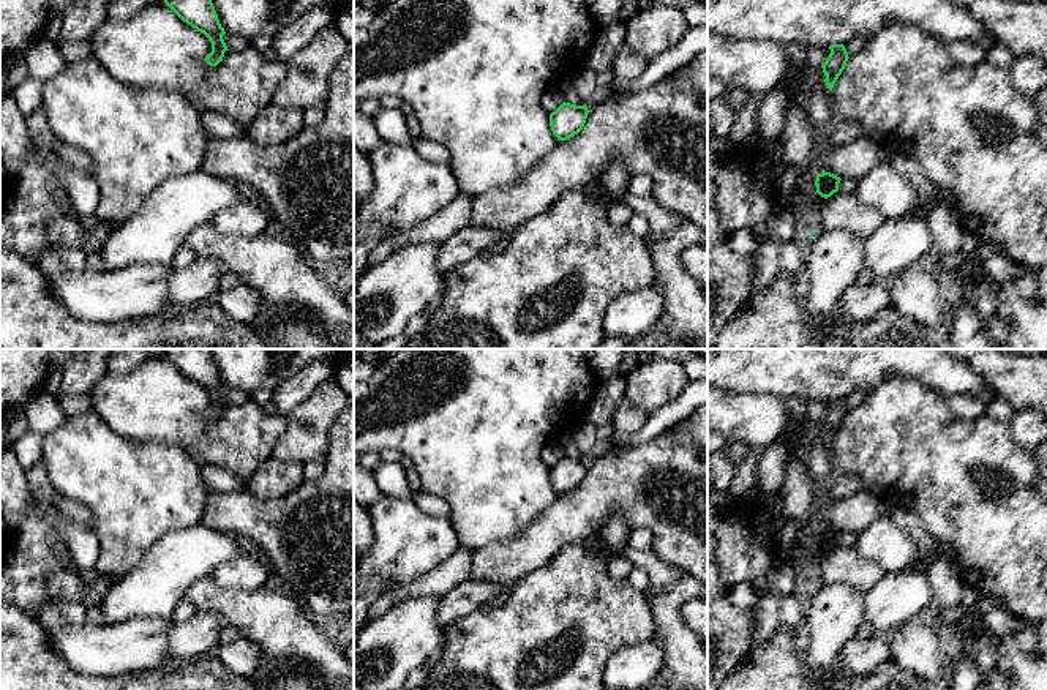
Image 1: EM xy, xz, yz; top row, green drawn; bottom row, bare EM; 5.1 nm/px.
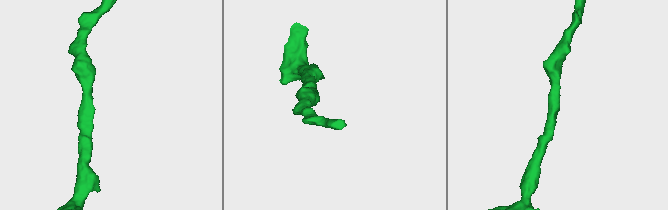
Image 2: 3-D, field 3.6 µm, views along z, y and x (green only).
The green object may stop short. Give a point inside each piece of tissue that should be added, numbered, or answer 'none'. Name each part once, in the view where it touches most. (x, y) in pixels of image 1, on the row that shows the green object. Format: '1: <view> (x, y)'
none

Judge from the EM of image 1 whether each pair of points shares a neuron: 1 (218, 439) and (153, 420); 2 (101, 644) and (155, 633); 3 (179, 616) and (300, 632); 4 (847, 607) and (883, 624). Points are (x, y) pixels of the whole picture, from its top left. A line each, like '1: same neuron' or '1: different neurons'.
1: same neuron
2: same neuron
3: different neurons
4: different neurons

